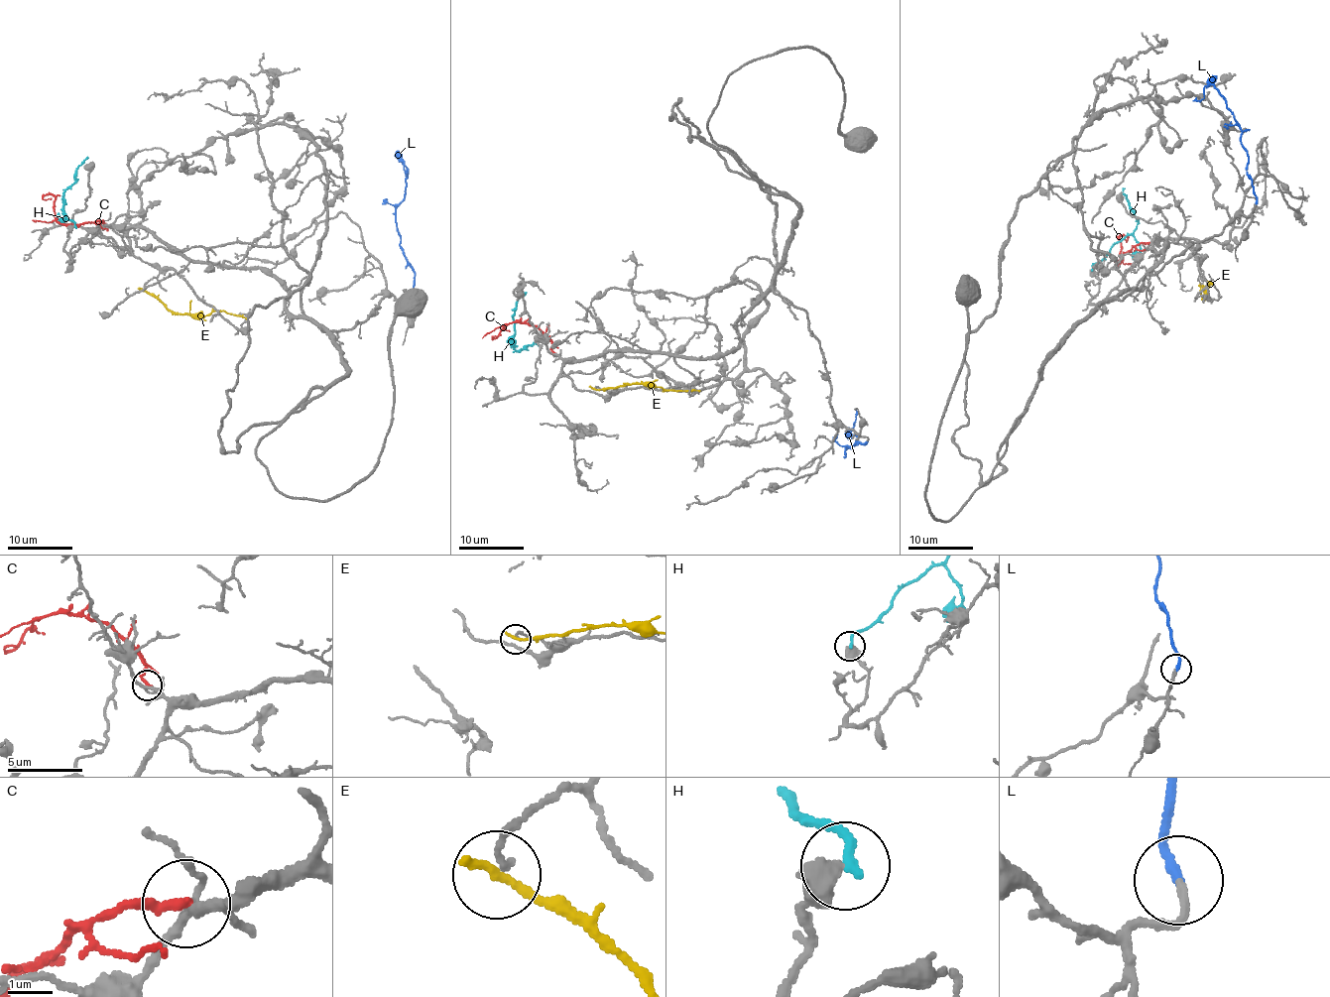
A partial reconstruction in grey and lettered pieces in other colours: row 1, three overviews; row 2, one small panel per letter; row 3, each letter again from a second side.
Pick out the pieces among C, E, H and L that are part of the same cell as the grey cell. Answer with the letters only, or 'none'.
L

